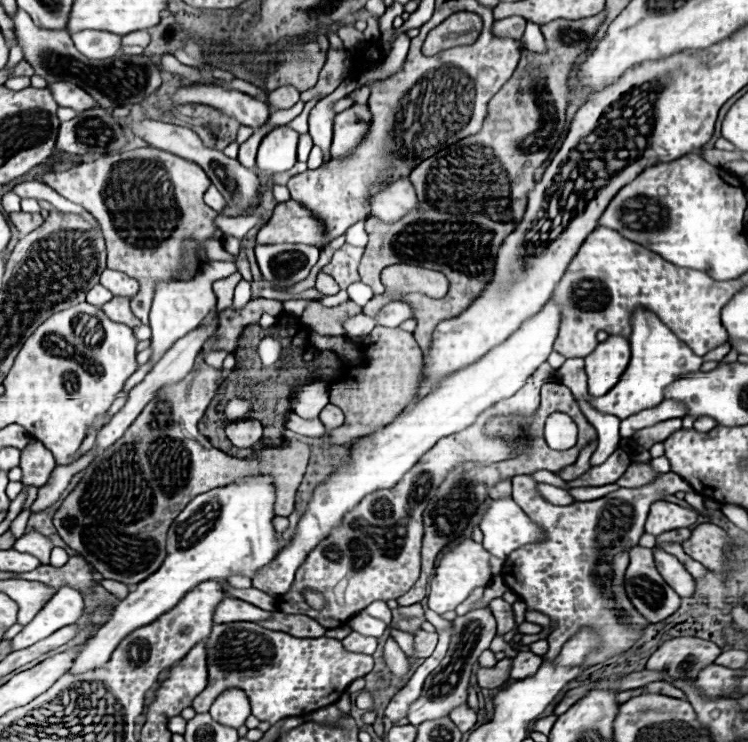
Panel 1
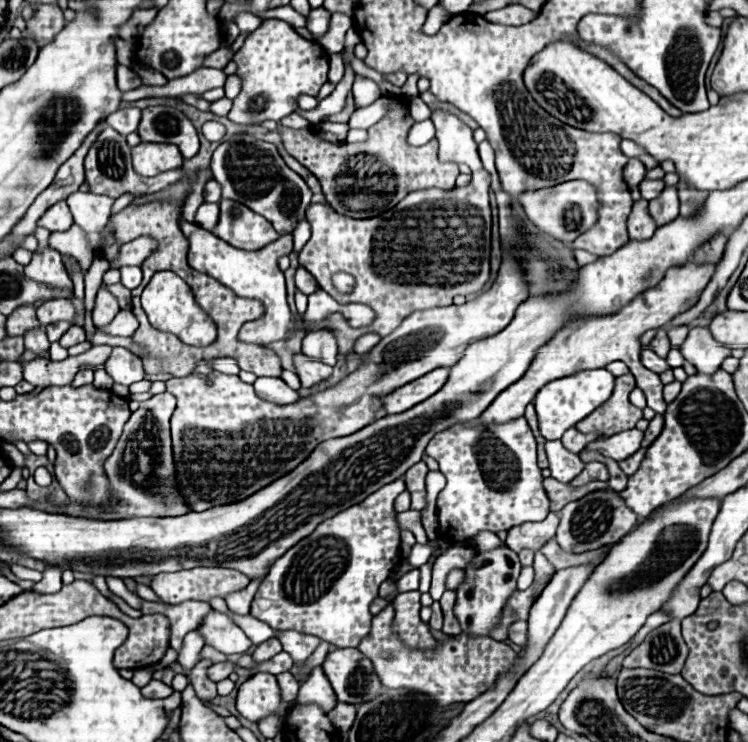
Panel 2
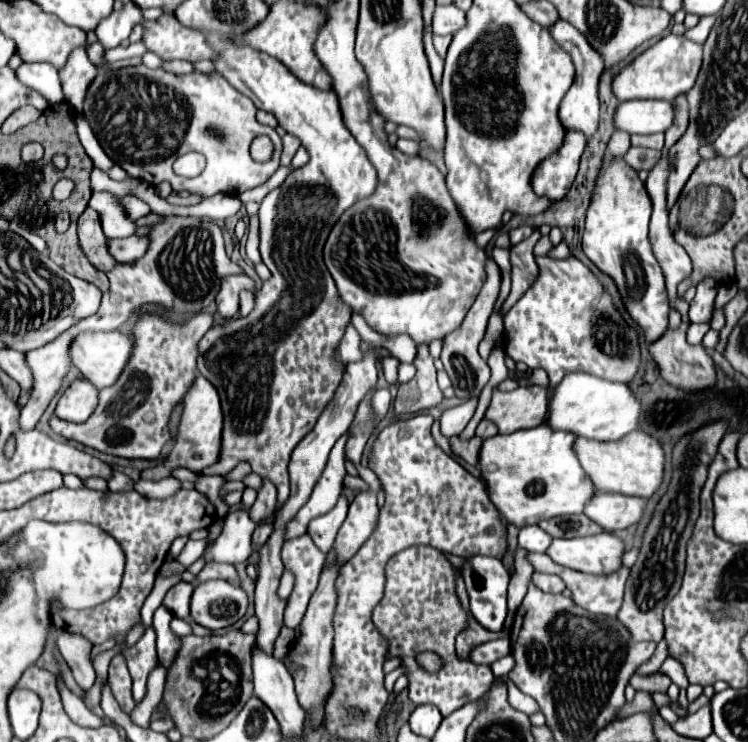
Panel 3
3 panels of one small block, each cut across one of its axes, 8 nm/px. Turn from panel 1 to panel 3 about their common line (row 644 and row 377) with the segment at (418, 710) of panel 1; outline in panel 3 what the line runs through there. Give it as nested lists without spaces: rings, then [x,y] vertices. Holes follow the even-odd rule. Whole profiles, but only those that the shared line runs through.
[[[486,256],[486,266],[484,268],[486,268],[486,280],[482,284],[482,290],[476,296],[476,300],[474,300],[472,308],[468,310],[468,314],[466,314],[464,322],[460,324],[460,328],[456,328],[448,336],[444,336],[444,346],[442,346],[442,356],[440,356],[440,360],[444,364],[444,370],[448,372],[448,376],[452,380],[452,388],[454,388],[454,392],[456,392],[456,396],[460,400],[468,400],[468,398],[478,396],[482,392],[482,388],[486,386],[486,382],[490,380],[490,368],[480,358],[478,344],[484,338],[488,318],[494,312],[494,304],[496,304],[498,292],[500,292],[500,276],[502,274],[500,274],[498,264],[492,260],[492,256]]]

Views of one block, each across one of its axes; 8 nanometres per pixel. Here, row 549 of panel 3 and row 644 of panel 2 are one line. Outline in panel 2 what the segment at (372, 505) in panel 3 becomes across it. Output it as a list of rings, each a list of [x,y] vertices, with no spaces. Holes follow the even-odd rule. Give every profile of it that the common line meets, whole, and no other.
[[[394,480],[364,502],[318,524],[310,536],[270,566],[252,600],[250,614],[274,630],[296,630],[318,636],[336,648],[358,648],[372,628],[370,604],[378,598],[380,584],[402,560],[394,500],[404,490],[404,480]]]

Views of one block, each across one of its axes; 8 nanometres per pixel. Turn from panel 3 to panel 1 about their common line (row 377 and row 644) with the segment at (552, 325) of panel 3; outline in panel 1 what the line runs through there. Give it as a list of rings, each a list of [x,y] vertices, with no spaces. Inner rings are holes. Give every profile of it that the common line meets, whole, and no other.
[[[668,472],[660,474],[654,484],[642,488],[620,488],[600,500],[556,506],[540,496],[538,482],[530,474],[514,476],[512,498],[542,526],[546,540],[514,550],[502,566],[502,578],[528,610],[546,614],[556,624],[548,636],[548,652],[542,660],[554,662],[566,640],[570,640],[580,628],[598,630],[600,642],[598,648],[586,656],[582,668],[602,664],[610,656],[626,652],[626,648],[634,646],[634,640],[642,636],[650,622],[636,612],[624,590],[628,550],[638,546],[638,540],[644,534],[650,504],[662,500],[662,494],[674,494],[678,490],[672,488],[672,482],[682,482],[682,492],[694,492],[686,480]]]

